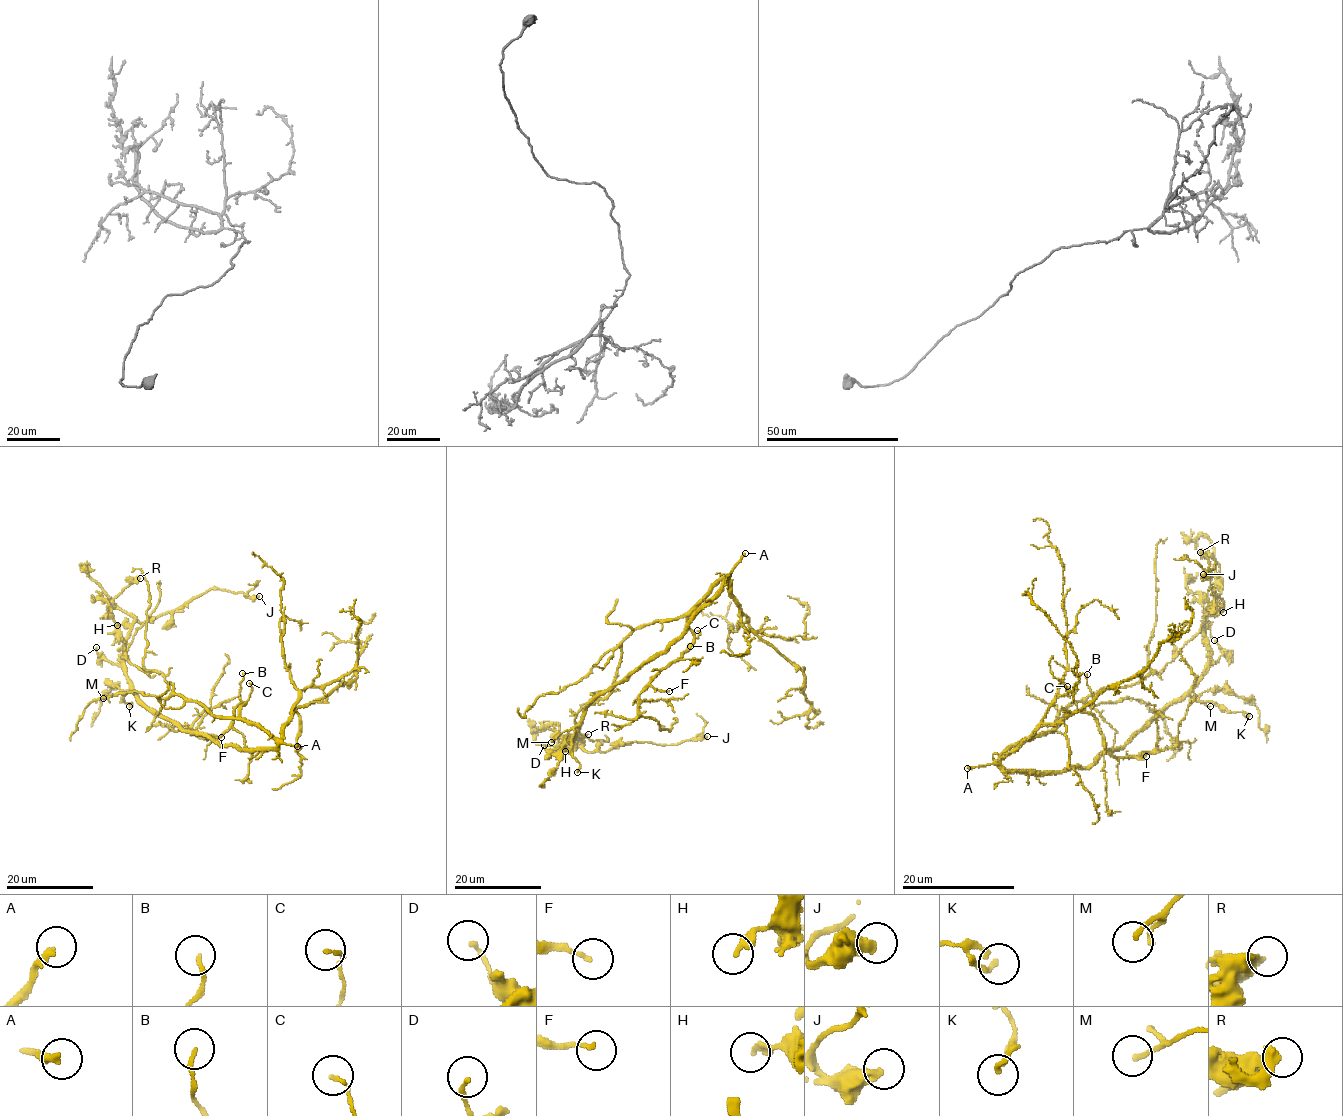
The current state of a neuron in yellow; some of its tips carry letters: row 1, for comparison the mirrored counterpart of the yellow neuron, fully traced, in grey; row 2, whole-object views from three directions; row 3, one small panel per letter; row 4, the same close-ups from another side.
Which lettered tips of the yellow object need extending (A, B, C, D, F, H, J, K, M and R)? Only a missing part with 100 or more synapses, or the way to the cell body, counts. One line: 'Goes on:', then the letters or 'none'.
Goes on: A

